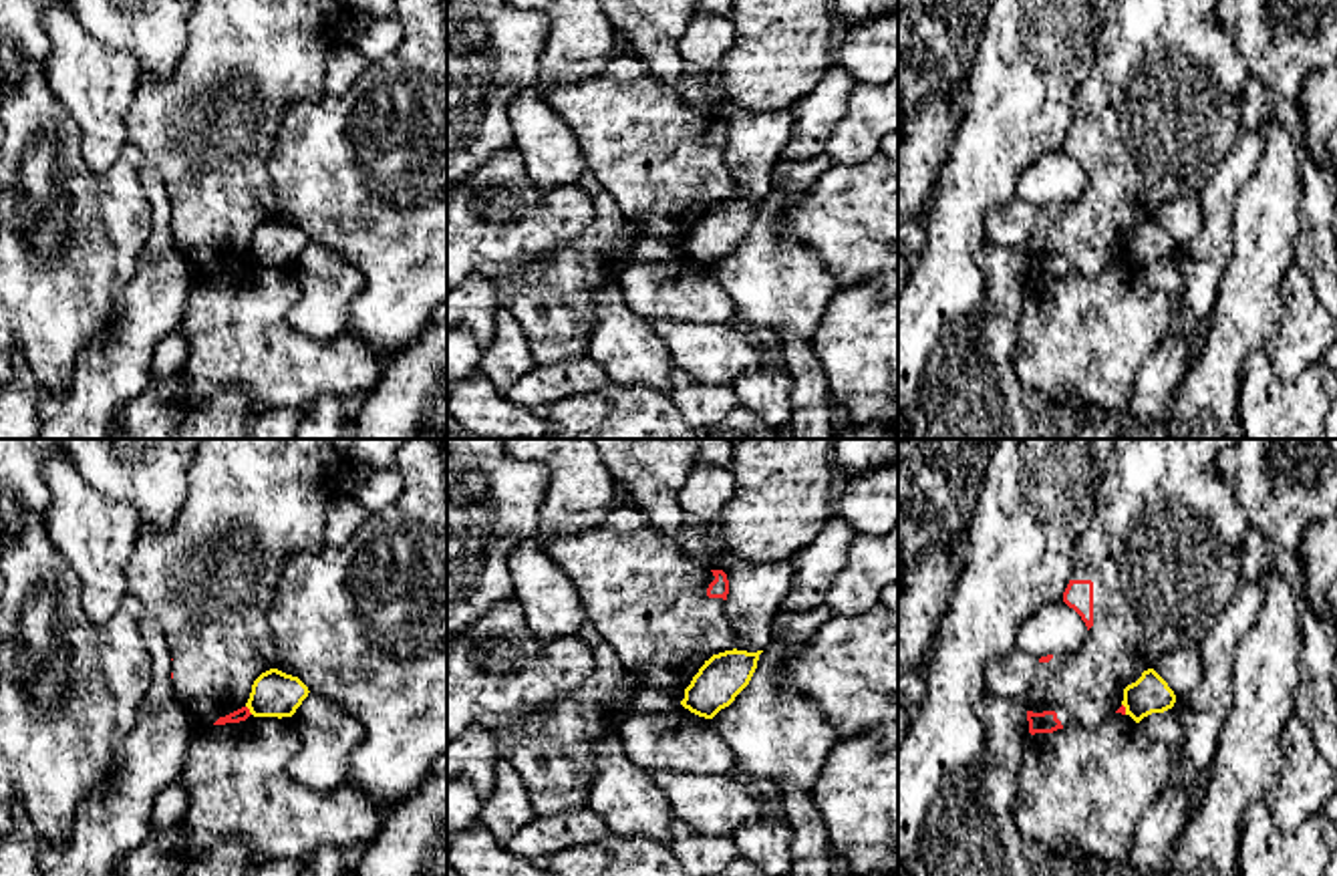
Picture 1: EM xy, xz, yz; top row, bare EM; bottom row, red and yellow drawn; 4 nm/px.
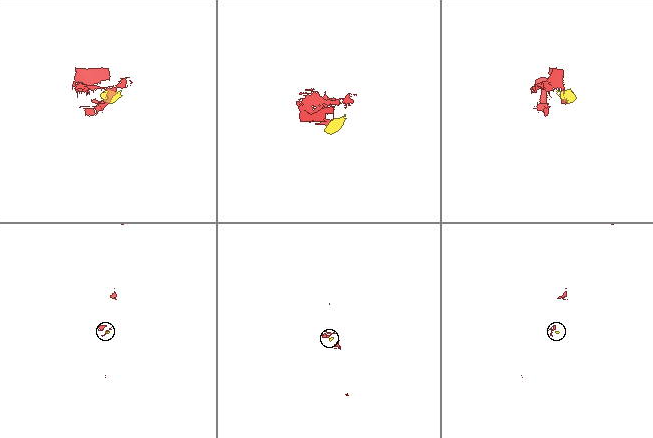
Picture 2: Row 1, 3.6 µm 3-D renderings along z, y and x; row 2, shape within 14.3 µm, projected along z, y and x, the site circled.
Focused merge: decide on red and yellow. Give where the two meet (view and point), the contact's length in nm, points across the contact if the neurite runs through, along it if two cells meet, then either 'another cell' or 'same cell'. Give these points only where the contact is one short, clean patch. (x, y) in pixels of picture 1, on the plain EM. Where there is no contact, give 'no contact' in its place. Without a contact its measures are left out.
contact xy (248, 258); length 50 nm; border xy (246, 254), (252, 262); another cell

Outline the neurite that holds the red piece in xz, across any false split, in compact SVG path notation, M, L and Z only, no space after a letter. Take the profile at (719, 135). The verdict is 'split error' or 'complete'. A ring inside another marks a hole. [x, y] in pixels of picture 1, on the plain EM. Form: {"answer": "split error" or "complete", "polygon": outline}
{"answer": "split error", "polygon": "M620 40L602 75L548 95L552 111L572 129L588 171L634 224L636 236L683 242L713 205L737 195L725 163L723 119L691 111L675 87L648 75L638 52Z"}

